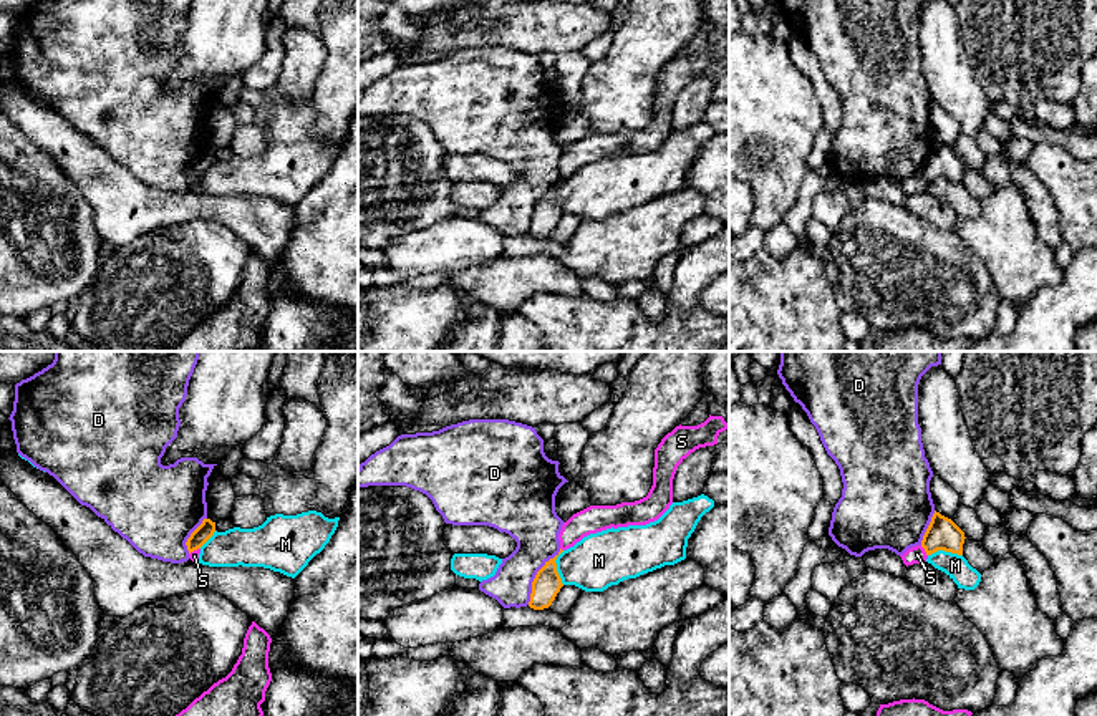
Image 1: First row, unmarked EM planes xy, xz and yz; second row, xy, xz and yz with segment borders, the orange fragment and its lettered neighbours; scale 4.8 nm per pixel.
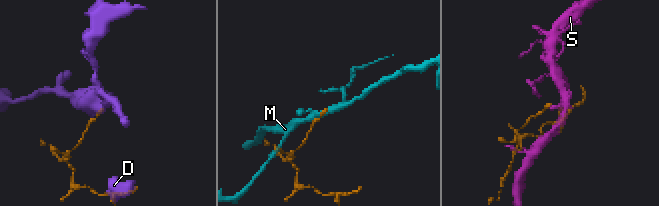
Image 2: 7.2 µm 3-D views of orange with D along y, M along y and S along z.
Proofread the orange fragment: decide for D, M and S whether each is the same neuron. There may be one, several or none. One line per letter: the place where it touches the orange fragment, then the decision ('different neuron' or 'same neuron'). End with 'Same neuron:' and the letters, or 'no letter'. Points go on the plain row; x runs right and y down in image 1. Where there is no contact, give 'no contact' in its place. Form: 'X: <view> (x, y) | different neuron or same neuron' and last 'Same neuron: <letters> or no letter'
D: xz (536, 206) | different neuron
M: xz (555, 196) | different neuron
S: yz (925, 179) | different neuron
Same neuron: no letter

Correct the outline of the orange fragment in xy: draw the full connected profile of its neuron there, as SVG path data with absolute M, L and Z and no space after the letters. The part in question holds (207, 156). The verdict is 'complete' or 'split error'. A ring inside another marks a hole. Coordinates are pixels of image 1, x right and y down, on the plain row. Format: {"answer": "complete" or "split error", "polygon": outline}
{"answer": "complete", "polygon": "M204 148L202 152L191 162L186 174L189 182L201 177L215 161L215 151Z"}

